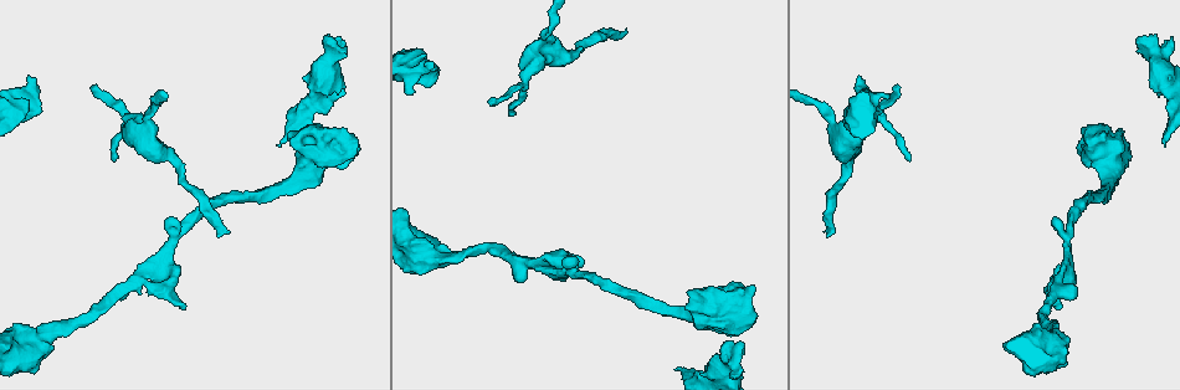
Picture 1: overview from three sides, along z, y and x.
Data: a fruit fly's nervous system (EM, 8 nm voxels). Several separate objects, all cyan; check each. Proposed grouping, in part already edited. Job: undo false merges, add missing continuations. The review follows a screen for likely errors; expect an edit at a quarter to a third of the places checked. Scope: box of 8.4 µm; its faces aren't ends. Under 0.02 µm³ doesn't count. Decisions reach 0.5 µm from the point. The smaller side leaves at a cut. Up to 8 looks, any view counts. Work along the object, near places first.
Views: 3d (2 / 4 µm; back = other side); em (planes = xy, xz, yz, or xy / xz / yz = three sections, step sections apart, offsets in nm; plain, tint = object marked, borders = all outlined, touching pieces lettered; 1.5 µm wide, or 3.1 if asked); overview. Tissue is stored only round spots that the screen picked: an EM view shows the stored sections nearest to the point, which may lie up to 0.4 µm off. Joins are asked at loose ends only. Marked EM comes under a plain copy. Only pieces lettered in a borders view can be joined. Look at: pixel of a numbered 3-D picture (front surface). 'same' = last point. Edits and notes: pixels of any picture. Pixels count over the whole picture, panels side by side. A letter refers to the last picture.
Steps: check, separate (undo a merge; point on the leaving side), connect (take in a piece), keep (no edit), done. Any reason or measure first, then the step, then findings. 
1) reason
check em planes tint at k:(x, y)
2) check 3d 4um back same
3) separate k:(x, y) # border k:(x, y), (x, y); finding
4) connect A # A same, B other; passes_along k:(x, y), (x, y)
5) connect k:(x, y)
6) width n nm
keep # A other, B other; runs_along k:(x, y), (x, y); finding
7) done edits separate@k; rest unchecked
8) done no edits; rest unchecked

check 3d 4um at 1:(112, 160)

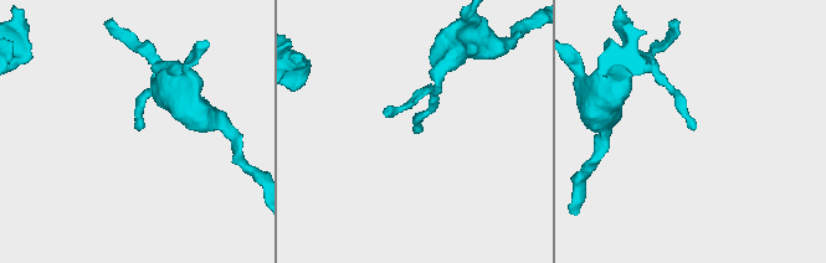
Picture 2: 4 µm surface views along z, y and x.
check em planes borders at 2:(414, 132)

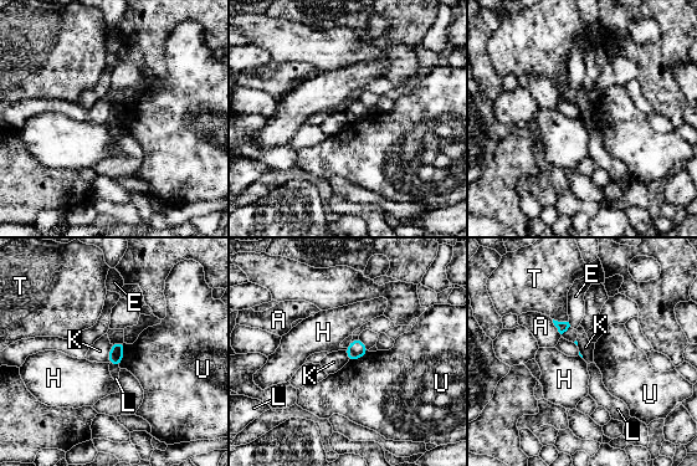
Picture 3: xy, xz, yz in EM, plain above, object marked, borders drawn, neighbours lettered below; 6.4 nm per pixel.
longest_contact U 160 nm
keep # A other, E other, H other, K other, L other, T other, U other; border 3:(112, 344), (107, 362); none of them fits

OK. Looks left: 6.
thin end
check em xy step 4 borders at 1:(829, 234)

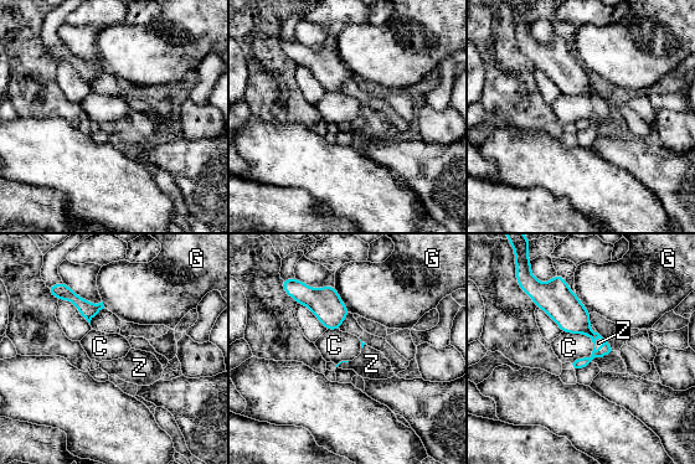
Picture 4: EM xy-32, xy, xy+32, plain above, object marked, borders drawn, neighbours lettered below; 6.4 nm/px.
connect Z # C other, G other, Z same; passes_along 4:(581, 324), (603, 355), (613, 362); it goes on there

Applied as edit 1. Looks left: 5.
check overview

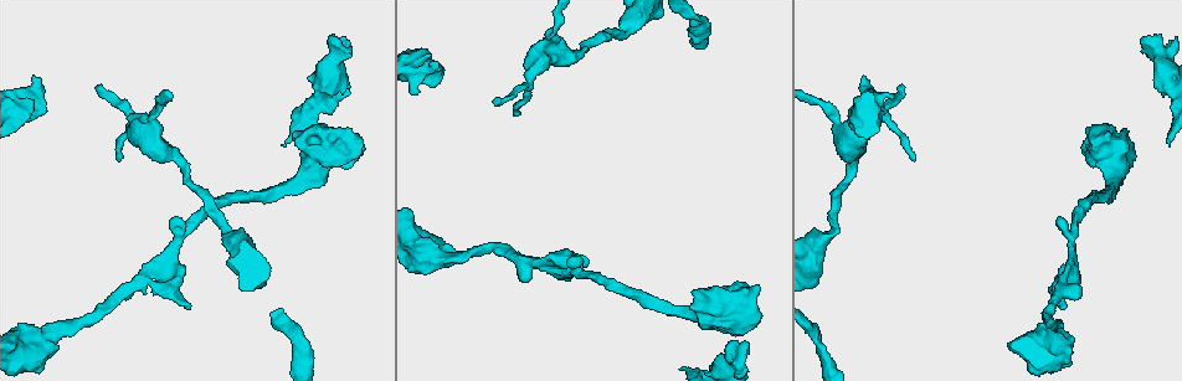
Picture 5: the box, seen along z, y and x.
branch stops here
check 3d 4um at 5:(431, 64)

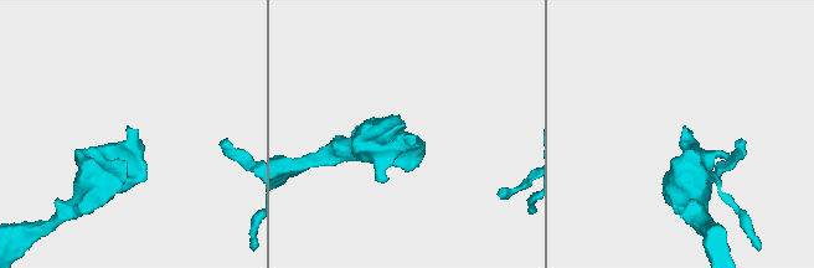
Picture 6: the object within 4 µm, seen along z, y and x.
check em xz step 4 tint at 6:(407, 137)

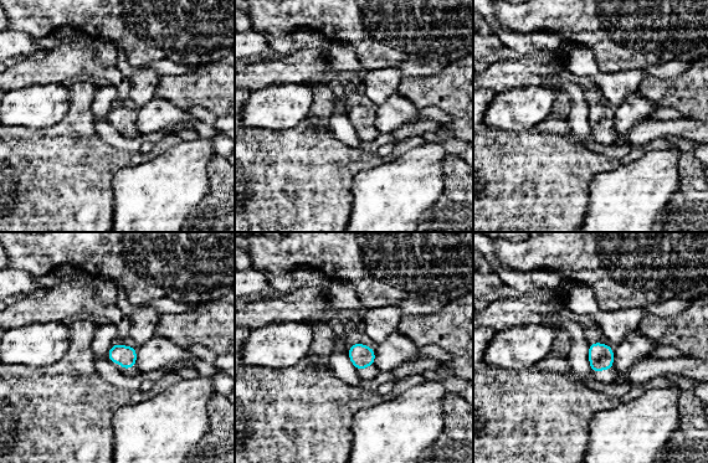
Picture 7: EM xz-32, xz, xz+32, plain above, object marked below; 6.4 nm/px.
check em planes borders same

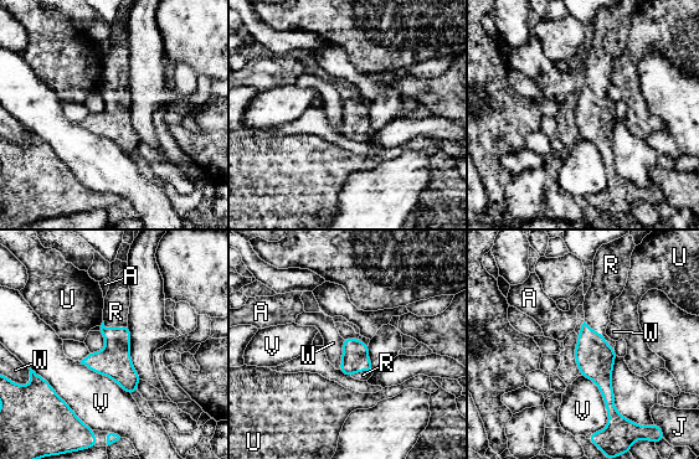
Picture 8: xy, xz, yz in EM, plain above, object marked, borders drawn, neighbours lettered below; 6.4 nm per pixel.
longest_contact V 400 nm
connect R # A other, J other, R same, U other, V other, W other; passes_along 8:(595, 359), (600, 334), (599, 300); the cell continues

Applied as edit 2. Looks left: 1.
done edits connect@4, connect@8; rest unchecked

